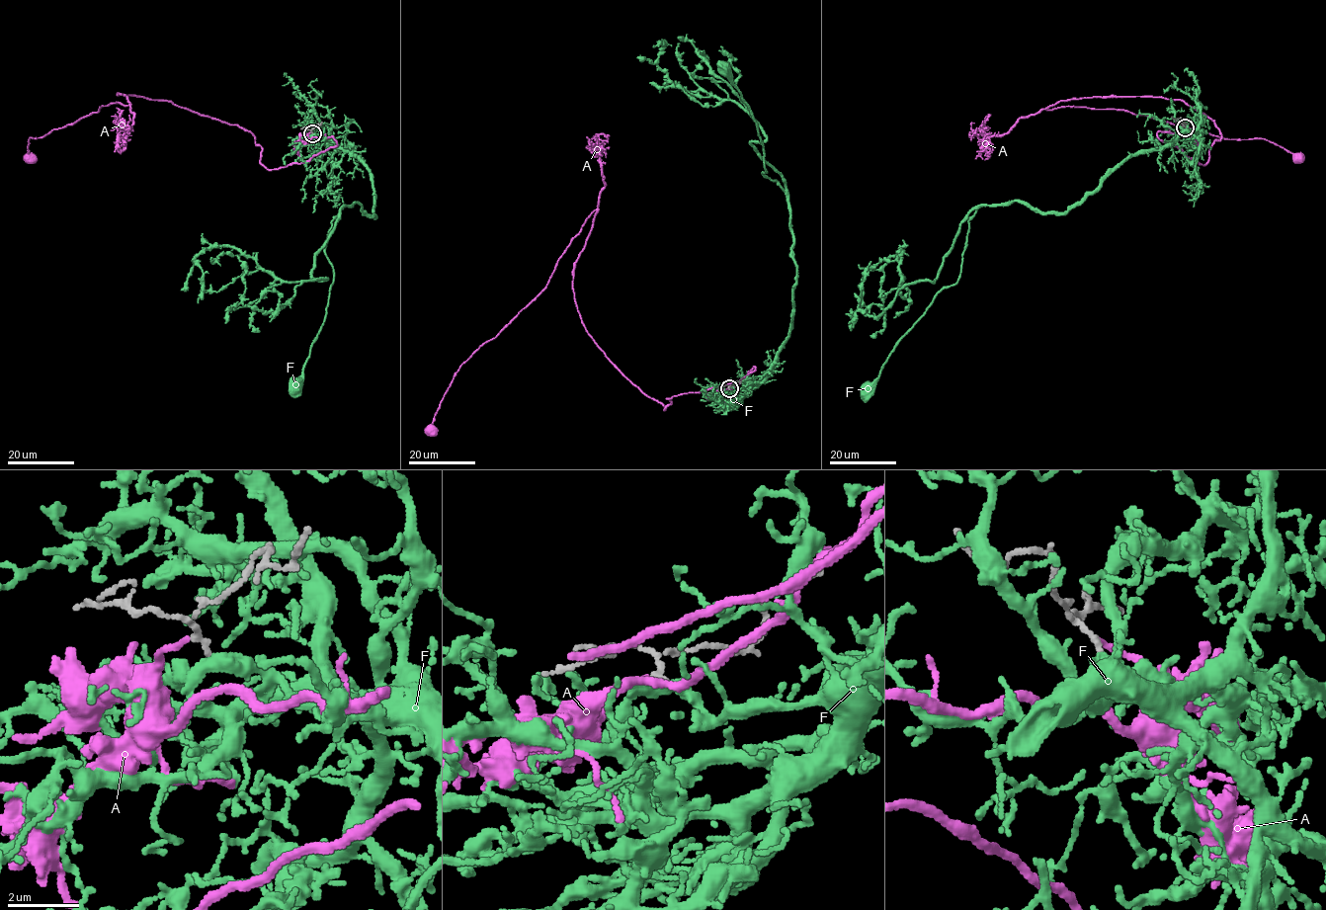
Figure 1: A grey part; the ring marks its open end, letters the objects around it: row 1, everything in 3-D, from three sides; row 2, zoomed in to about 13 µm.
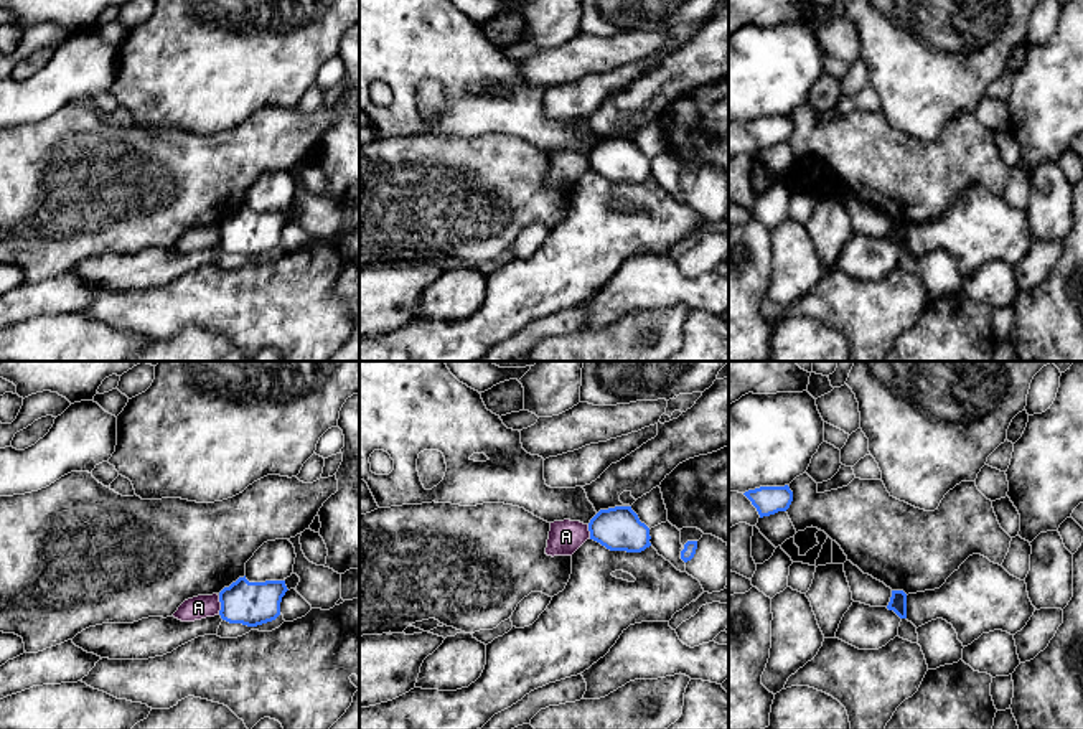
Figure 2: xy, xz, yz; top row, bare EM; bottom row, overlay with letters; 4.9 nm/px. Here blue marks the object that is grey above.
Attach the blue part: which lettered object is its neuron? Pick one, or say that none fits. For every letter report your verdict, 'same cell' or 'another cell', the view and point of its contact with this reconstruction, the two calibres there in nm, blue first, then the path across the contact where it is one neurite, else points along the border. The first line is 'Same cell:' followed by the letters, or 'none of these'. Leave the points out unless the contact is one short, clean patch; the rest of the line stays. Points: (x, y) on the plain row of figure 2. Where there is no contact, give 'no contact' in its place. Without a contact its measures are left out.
Same cell: F
A: another cell; contact xy (221, 236); calibres 220 and 110 nm; border xy (218, 226), (220, 244)
F: same cell; no contact

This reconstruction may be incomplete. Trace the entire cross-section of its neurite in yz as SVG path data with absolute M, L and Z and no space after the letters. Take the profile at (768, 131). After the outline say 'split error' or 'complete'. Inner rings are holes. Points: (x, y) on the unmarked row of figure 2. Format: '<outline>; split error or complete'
M760 117L743 124L757 139L760 148L786 142L793 132L793 122L785 117Z; complete

